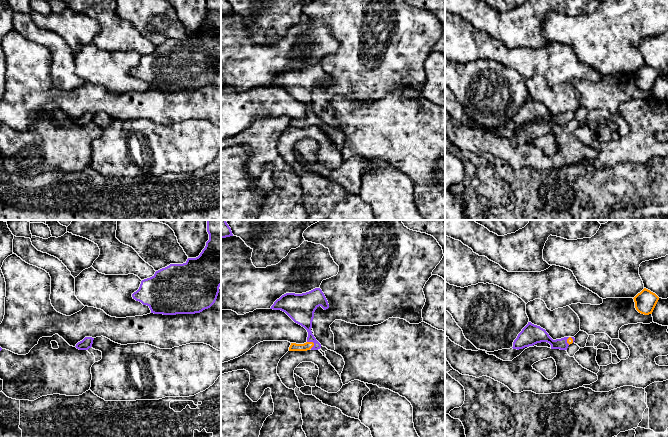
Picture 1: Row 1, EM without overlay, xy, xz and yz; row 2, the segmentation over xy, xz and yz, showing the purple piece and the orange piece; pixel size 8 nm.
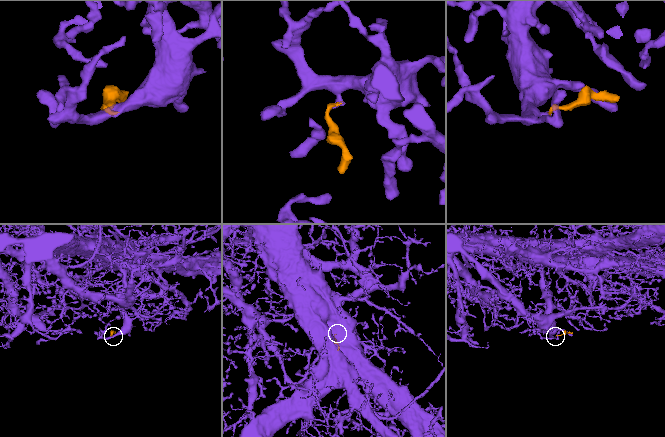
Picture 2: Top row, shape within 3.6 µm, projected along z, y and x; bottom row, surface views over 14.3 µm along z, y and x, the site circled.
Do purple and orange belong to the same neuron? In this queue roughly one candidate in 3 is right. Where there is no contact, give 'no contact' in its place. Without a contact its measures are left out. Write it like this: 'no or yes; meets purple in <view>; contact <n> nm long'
yes; meets purple in xz; contact 70 nm long

